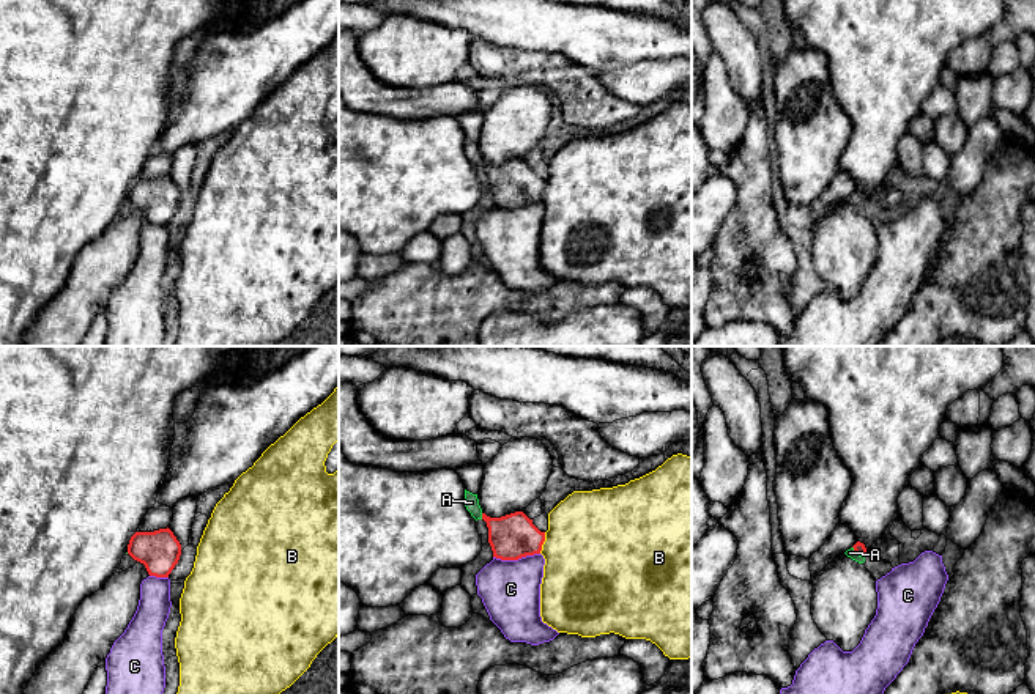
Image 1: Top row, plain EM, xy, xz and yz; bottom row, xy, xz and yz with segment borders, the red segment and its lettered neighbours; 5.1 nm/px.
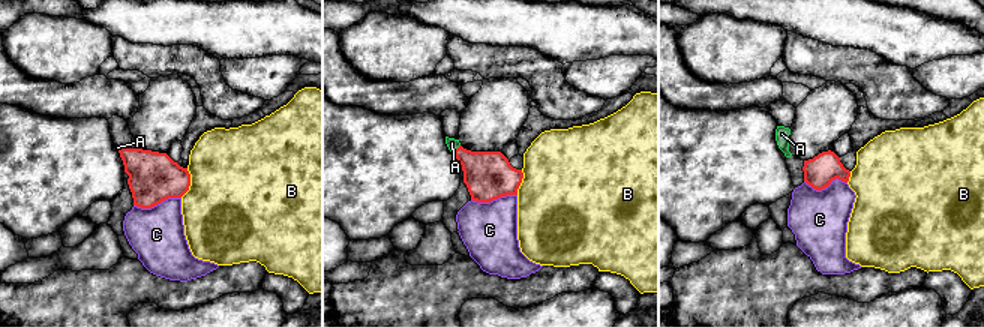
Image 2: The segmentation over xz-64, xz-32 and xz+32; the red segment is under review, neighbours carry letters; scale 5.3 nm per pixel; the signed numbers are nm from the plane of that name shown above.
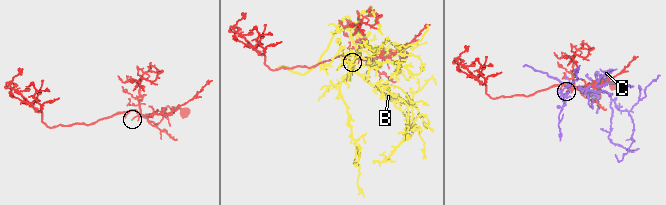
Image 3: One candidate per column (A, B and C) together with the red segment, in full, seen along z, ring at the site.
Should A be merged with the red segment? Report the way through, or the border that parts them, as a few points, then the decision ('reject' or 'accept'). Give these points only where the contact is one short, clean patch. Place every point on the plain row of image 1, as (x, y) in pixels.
across xz (514, 183), (504, 181), (482, 164), (471, 150) | accept

